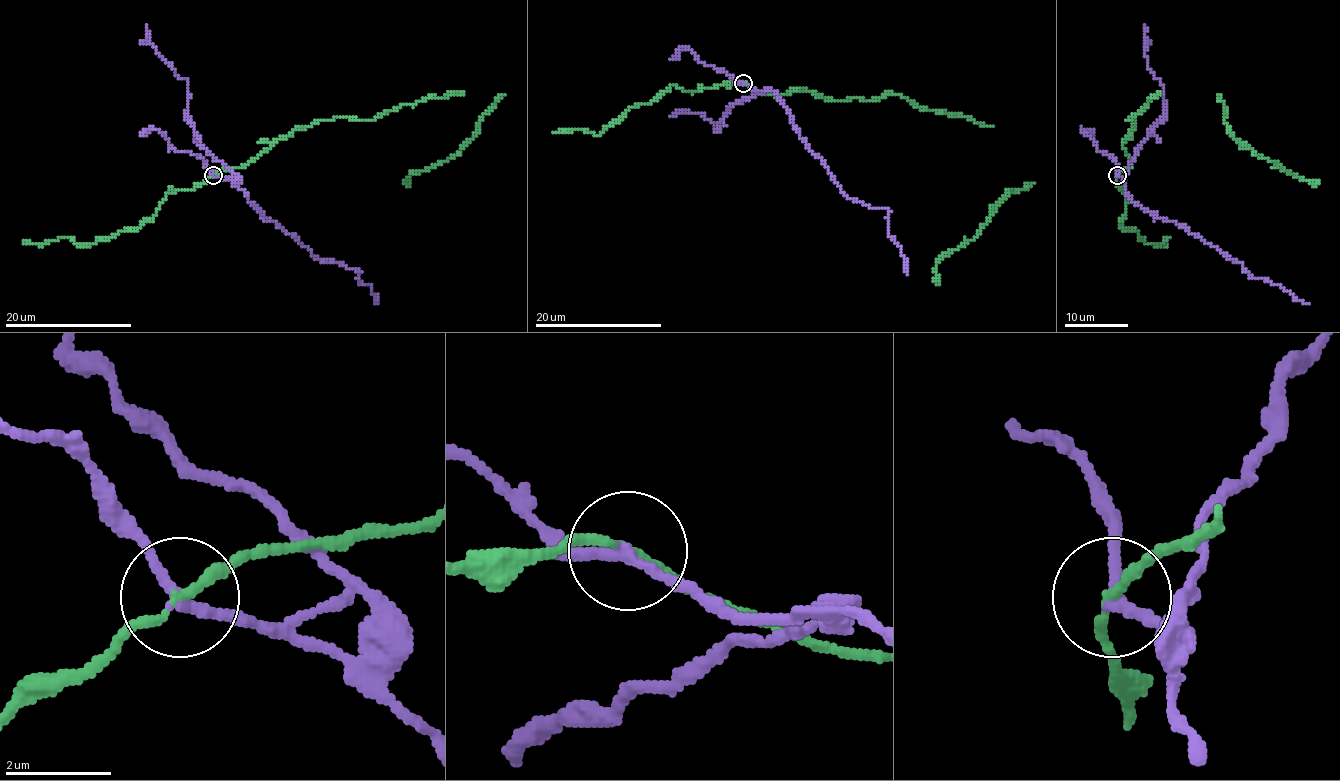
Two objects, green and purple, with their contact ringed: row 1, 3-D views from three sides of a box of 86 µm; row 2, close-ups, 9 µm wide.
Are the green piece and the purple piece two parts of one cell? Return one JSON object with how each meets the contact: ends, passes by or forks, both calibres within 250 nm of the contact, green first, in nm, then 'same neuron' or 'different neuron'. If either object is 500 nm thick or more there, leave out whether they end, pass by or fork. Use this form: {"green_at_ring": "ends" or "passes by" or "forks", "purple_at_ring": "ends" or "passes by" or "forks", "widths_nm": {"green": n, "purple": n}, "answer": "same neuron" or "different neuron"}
{"green_at_ring": "passes by", "purple_at_ring": "passes by", "widths_nm": {"green": 160, "purple": 200}, "answer": "different neuron"}

